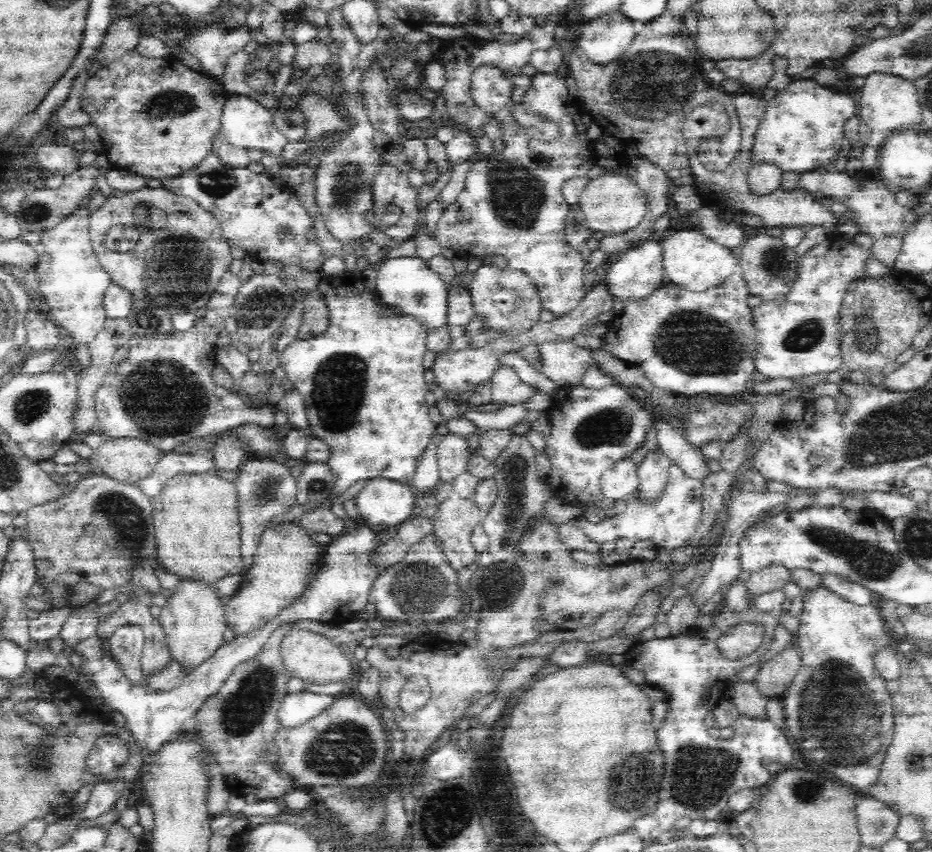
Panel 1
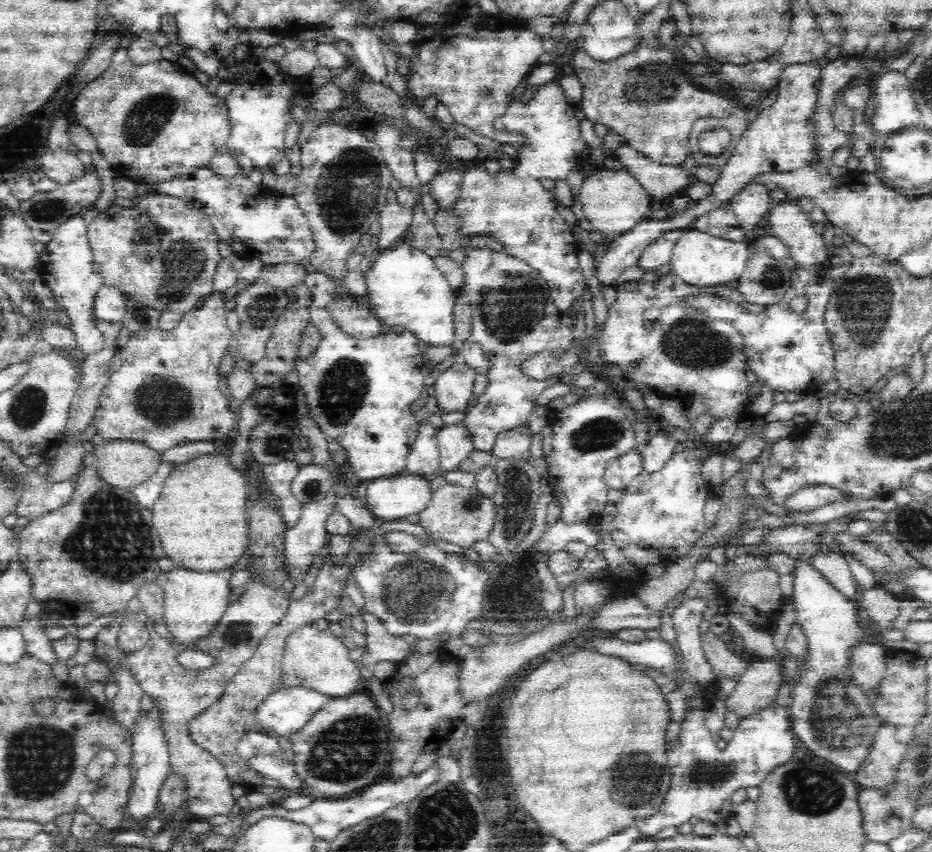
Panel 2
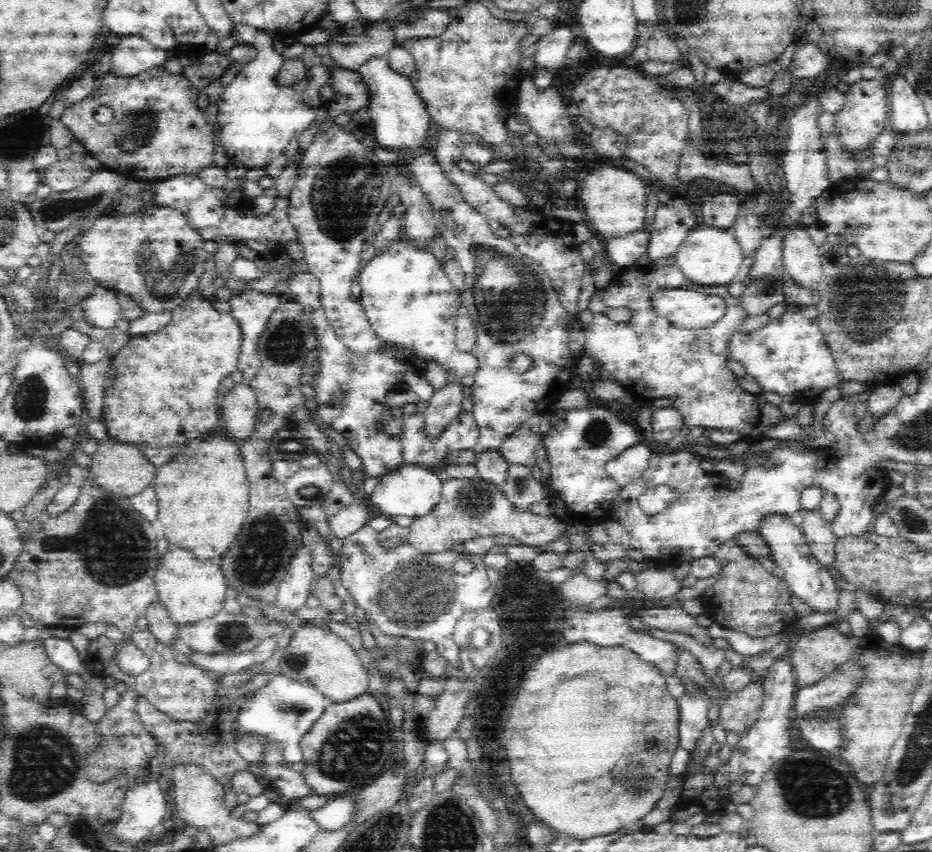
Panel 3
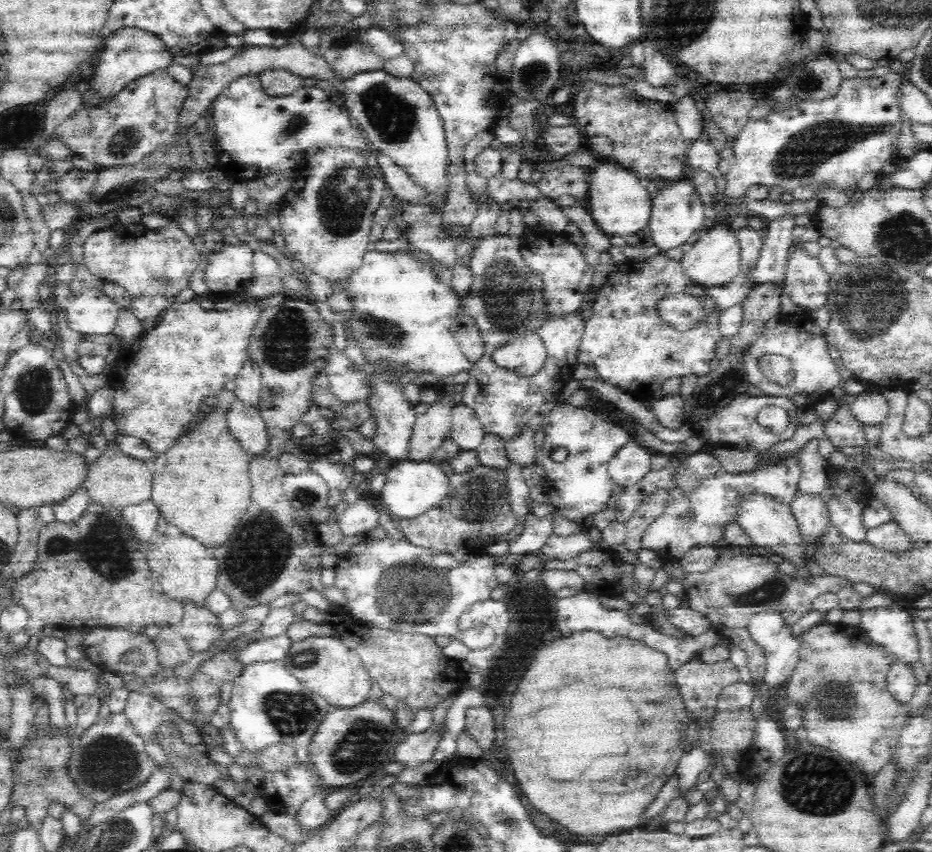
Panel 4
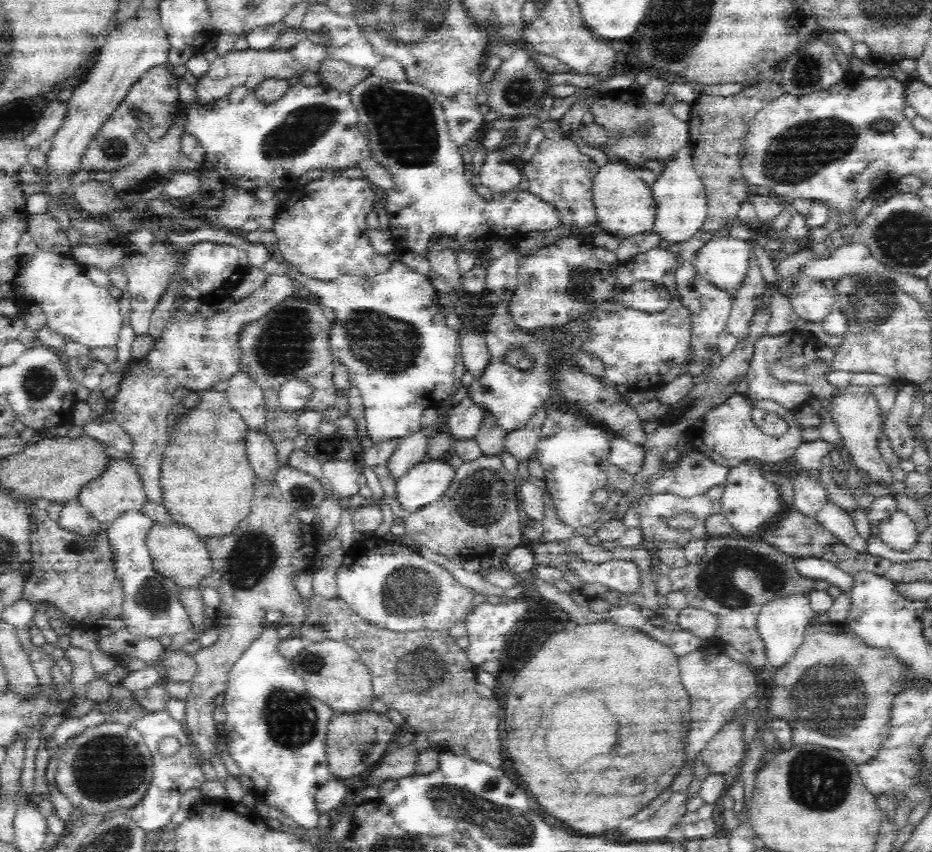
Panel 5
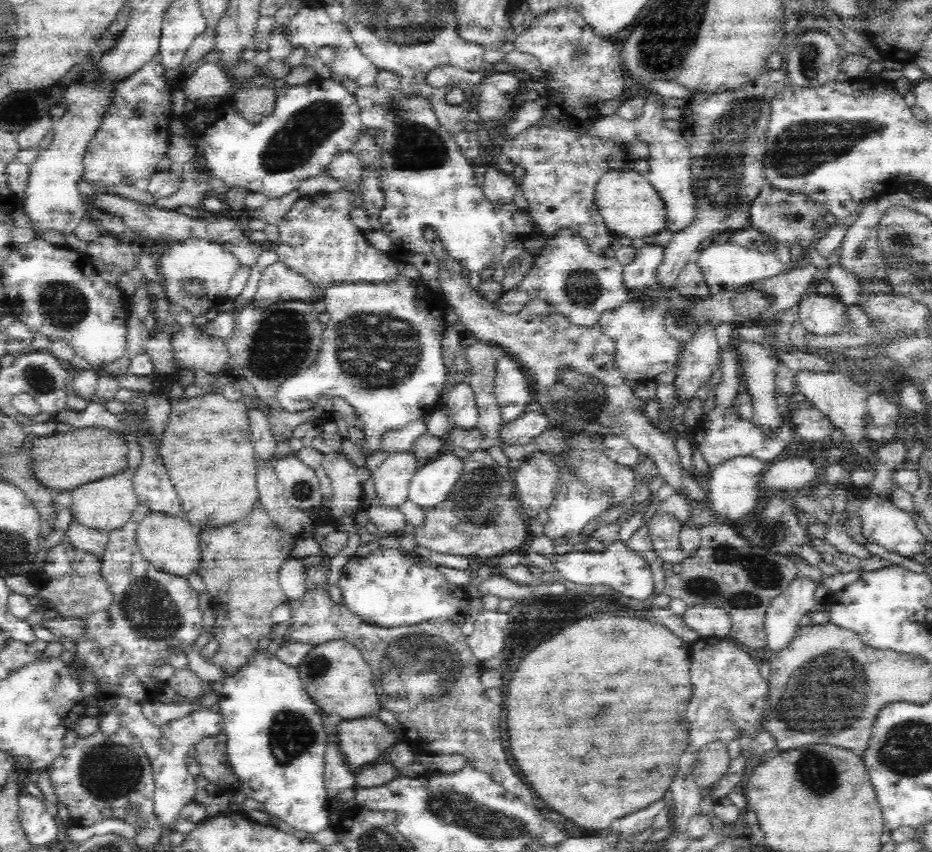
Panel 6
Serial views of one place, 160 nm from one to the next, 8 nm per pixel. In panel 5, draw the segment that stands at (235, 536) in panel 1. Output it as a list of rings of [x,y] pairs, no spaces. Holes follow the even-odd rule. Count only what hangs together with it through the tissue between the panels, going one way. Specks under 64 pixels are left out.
[[[197,391],[199,400],[184,416],[172,417],[169,421],[169,442],[162,456],[161,483],[163,505],[174,521],[194,530],[204,540],[207,537],[224,537],[236,531],[249,516],[255,490],[255,475],[246,458],[248,426],[240,414],[230,407],[225,392]]]

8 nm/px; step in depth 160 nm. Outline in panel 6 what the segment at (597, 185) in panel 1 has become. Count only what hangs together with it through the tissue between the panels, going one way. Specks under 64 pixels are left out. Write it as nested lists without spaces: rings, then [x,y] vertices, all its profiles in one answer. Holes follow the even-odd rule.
[[[630,165],[620,170],[610,169],[604,174],[595,190],[595,203],[612,234],[628,236],[634,240],[656,236],[667,230],[666,205],[662,197],[645,175],[638,173]]]

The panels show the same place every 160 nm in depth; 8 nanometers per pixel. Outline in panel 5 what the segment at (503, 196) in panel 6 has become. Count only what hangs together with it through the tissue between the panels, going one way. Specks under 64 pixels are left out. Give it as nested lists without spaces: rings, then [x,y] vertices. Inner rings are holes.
[[[490,147],[479,172],[480,180],[492,196],[506,195],[518,191],[523,175],[518,168],[510,165],[508,152],[501,147]]]

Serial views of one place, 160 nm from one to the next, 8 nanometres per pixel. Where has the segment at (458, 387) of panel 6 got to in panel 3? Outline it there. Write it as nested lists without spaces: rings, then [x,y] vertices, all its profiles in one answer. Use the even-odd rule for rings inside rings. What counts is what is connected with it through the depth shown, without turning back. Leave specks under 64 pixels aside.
[[[463,412],[442,432],[438,439],[438,450],[435,452],[435,460],[438,463],[455,451],[474,450],[478,445],[480,430],[476,425],[472,412]]]

